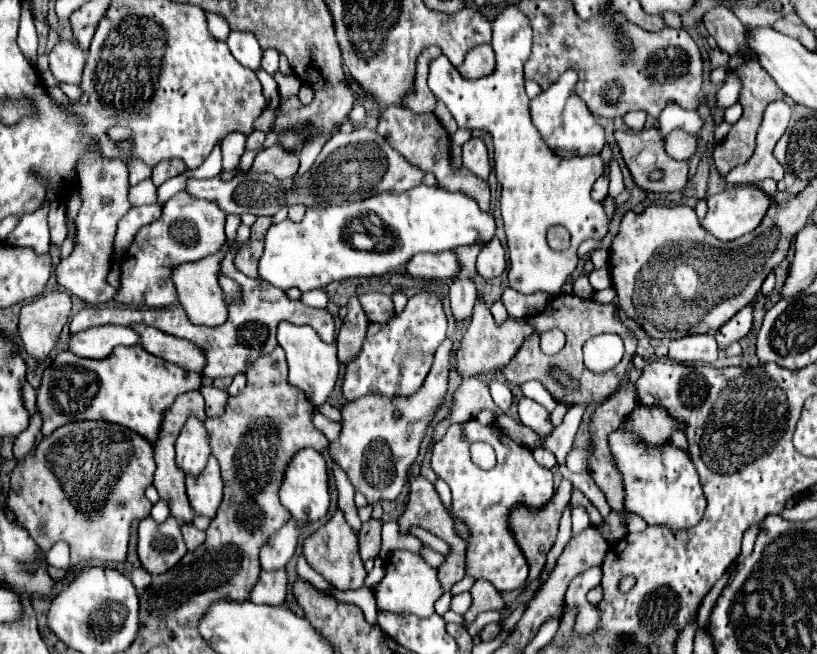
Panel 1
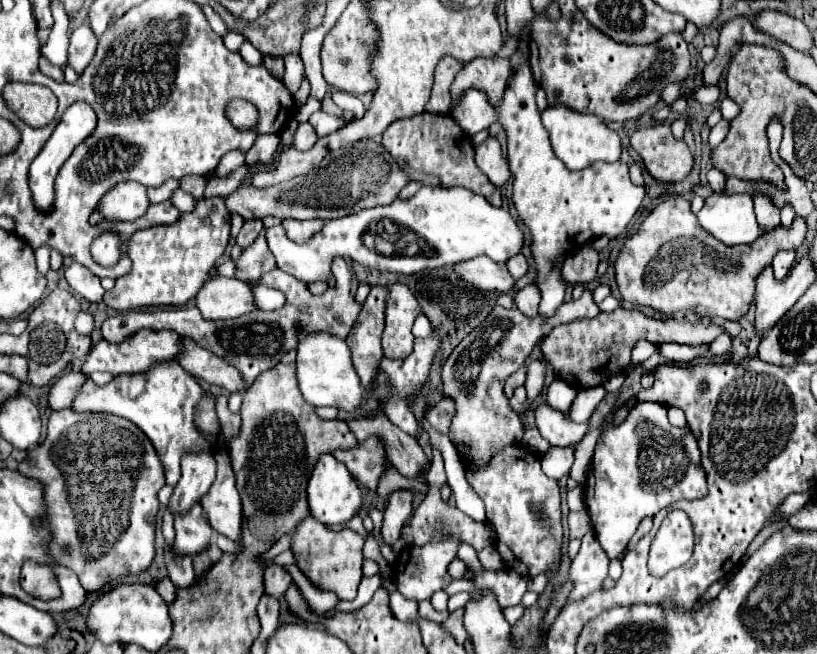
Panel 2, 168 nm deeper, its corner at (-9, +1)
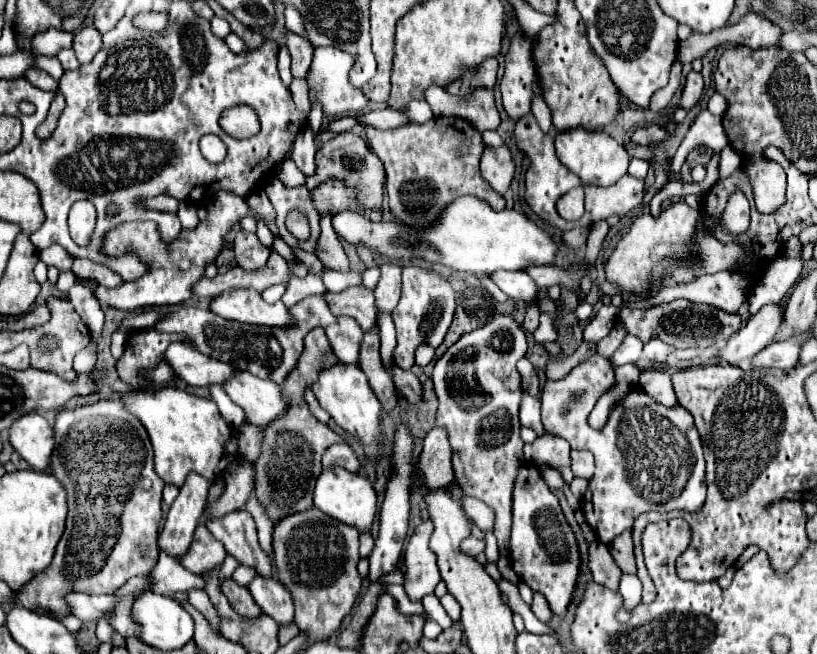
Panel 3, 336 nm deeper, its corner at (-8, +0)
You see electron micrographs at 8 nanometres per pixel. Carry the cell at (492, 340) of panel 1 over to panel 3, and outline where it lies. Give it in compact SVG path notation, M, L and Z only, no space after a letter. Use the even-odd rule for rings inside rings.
M496 316L490 324L462 336L434 364L434 390L440 406L436 424L448 428L452 468L468 496L486 502L496 512L494 536L502 554L508 552L512 524L512 488L518 468L524 464L518 406L522 380L516 362L526 354L526 336L510 316Z

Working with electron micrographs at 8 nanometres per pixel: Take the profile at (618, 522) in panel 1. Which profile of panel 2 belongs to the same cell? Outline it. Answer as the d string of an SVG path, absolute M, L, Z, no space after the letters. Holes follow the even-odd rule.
M649 401L637 403L623 425L601 435L589 469L585 501L595 535L601 537L599 543L609 559L623 555L643 517L653 517L675 501L707 495L705 471L689 435L689 427L677 429L669 423L667 407Z

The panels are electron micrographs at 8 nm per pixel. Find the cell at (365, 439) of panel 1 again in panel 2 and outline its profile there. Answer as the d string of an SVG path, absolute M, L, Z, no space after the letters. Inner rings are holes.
M365 439L357 443L353 449L335 449L331 455L335 455L337 461L345 463L349 473L369 491L377 491L381 477L387 471L387 451L383 451L383 443L379 439Z

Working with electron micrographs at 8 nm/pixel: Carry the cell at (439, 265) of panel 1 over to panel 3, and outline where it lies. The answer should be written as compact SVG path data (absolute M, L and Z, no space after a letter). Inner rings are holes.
M502 270L502 272L492 274L492 280L512 300L526 302L526 304L538 302L538 286L534 284L534 280L530 280L530 276L526 276L526 272L506 272L506 270Z

